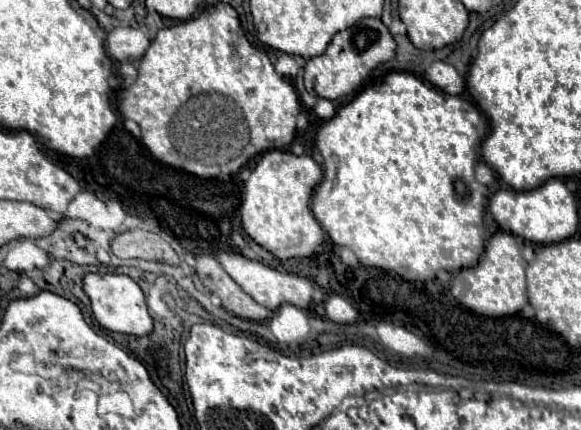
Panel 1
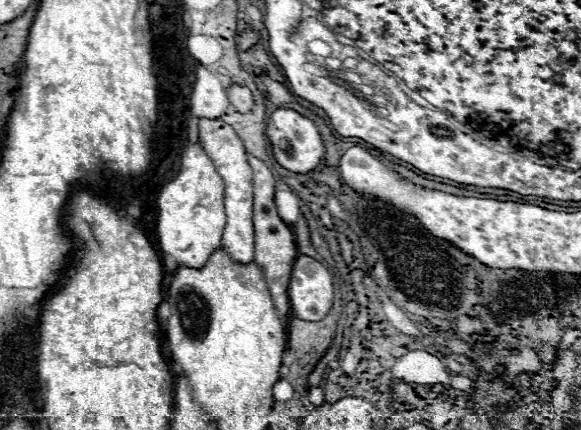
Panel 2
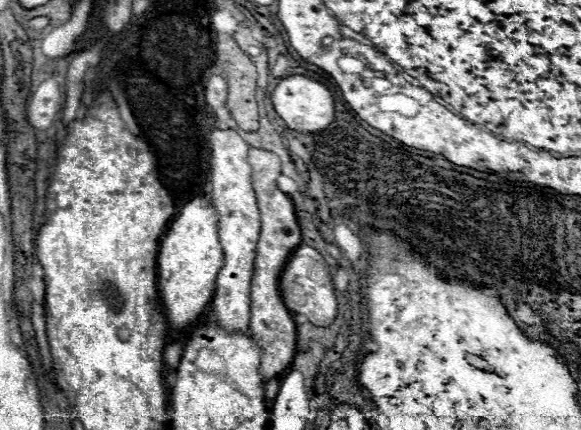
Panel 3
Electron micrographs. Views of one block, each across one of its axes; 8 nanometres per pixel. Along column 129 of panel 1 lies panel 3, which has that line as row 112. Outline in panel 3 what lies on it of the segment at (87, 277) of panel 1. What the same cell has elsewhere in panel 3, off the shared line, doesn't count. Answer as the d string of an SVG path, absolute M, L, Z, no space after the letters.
M290 76L280 80L280 84L272 94L272 102L274 102L276 114L286 122L290 130L296 130L296 132L316 134L326 130L334 120L334 100L330 90L324 84L310 80L306 76Z

